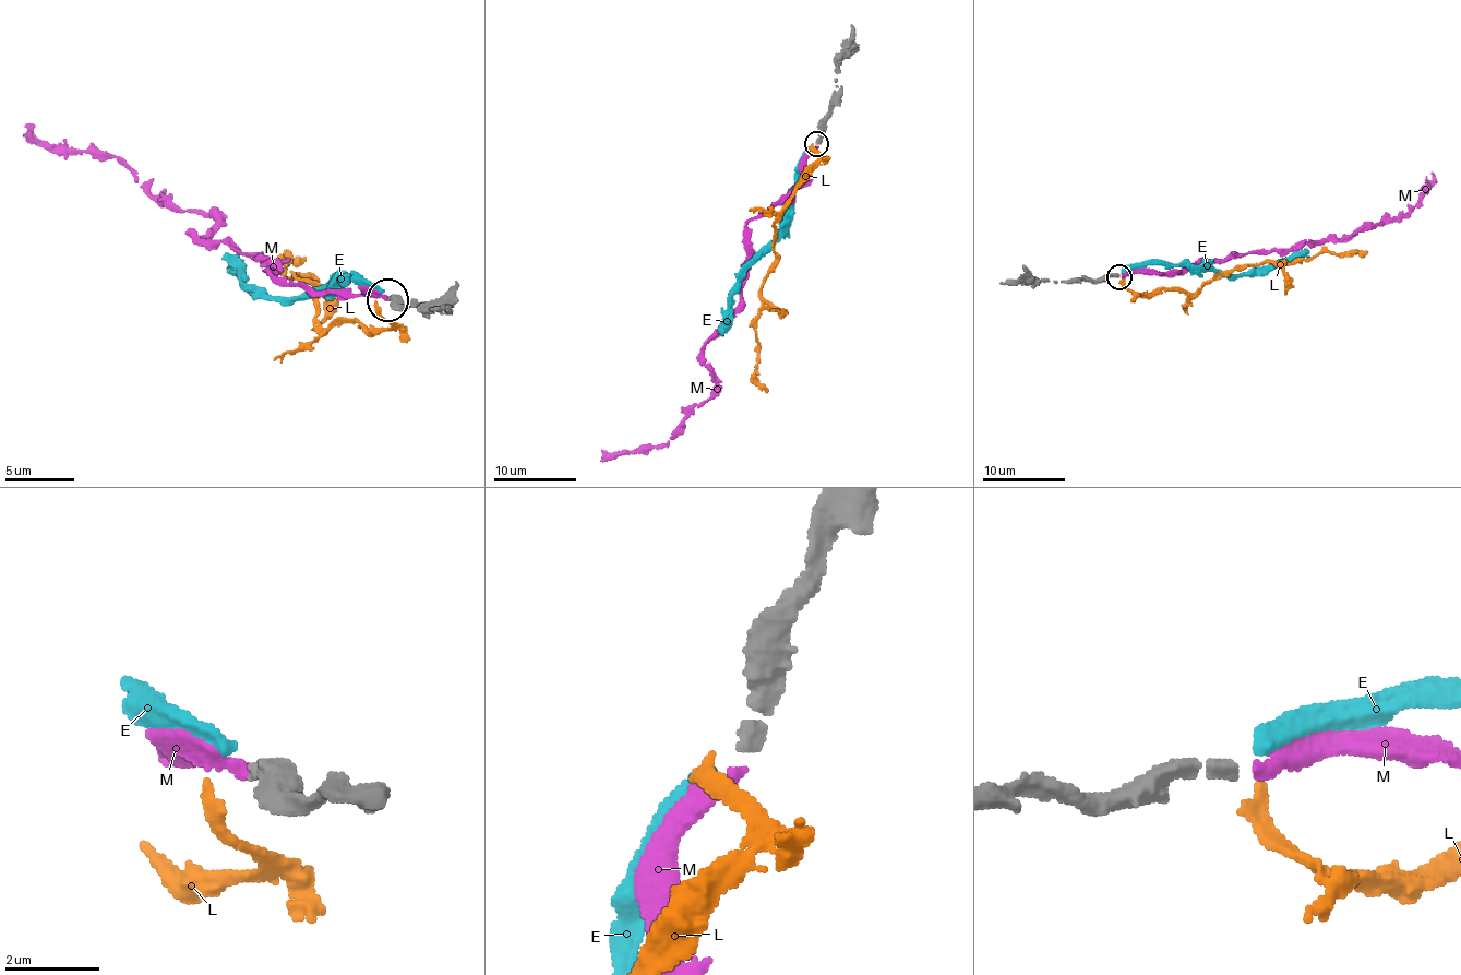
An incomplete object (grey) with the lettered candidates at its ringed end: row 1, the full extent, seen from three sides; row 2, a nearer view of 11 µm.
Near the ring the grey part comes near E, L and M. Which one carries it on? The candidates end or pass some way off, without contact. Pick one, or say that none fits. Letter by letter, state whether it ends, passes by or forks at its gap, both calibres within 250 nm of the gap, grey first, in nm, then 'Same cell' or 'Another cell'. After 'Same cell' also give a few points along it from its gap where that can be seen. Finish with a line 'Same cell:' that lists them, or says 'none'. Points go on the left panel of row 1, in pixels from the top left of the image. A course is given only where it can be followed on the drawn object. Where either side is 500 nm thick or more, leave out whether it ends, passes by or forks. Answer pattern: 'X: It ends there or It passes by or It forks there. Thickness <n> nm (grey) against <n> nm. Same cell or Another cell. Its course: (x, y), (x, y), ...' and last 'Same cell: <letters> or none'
E: It ends there. Thickness 320 nm (grey) against 360 nm. Another cell
L: It ends there. Thickness 320 nm (grey) against 320 nm. Another cell
M: It ends there. Thickness 320 nm (grey) against 280 nm. Same cell. Its course: (386, 299), (278, 282), (261, 257), (198, 239), (212, 218), (159, 201), (124, 166), (55, 152), (23, 125)
Same cell: M

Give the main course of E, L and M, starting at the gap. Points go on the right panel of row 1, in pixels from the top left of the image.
E: (1122, 272), (1146, 263), (1199, 265), (1243, 276), (1261, 274), (1270, 265), (1294, 262), (1309, 251)
L: (1120, 281), (1138, 293), (1194, 293), (1220, 272), (1235, 268), (1261, 262), (1294, 263), (1324, 251), (1367, 251)
M: (1122, 276), (1181, 272), (1201, 260), (1340, 241), (1404, 218), (1423, 198), (1433, 173)

